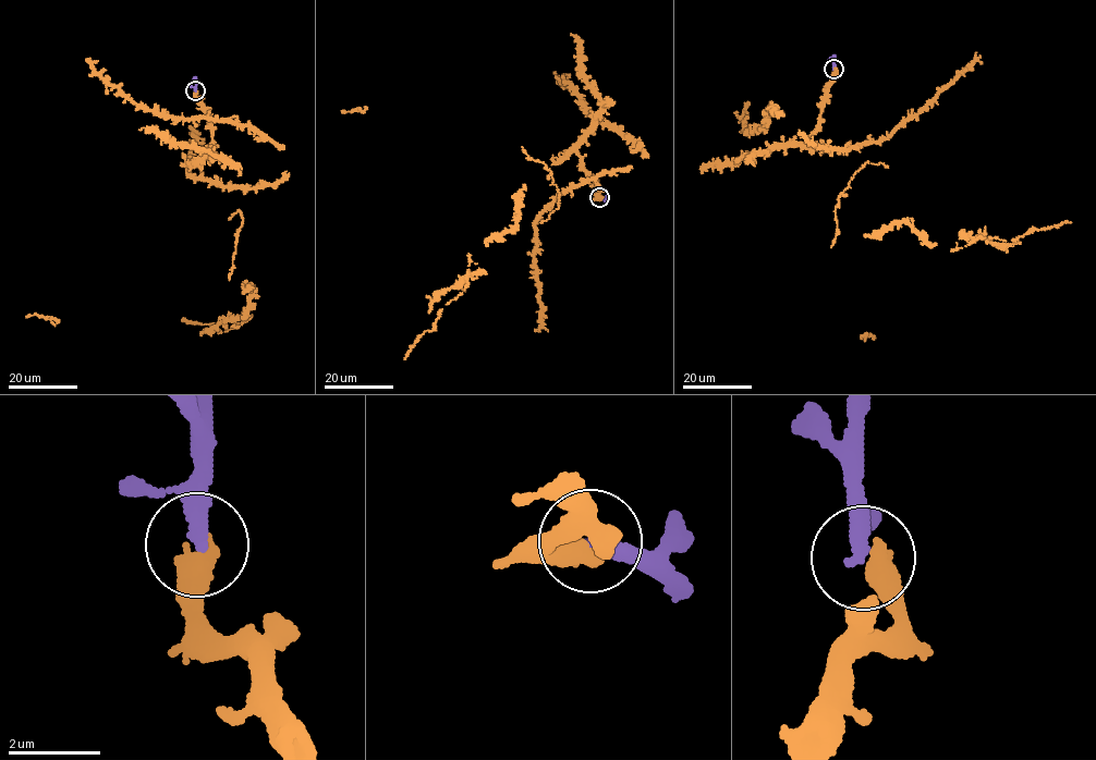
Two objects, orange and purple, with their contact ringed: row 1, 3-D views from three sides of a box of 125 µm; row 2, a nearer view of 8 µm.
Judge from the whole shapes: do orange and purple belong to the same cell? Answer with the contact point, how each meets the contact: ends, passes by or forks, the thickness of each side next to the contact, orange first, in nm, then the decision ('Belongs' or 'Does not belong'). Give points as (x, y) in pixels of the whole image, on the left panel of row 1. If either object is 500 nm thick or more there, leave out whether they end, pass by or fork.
Place: (195, 90). Thickness 550 nm (orange) against 320 nm. Belongs

